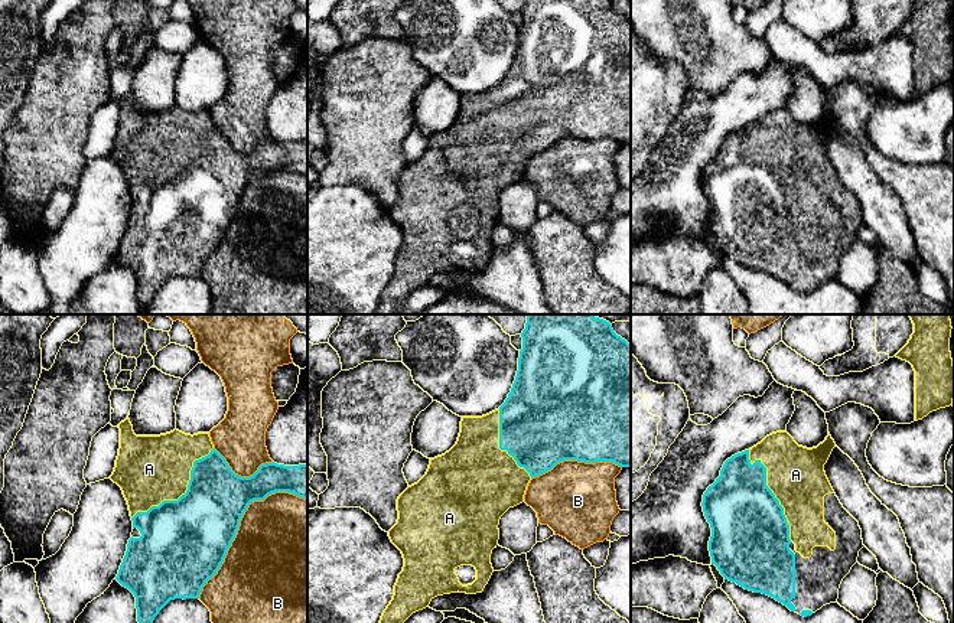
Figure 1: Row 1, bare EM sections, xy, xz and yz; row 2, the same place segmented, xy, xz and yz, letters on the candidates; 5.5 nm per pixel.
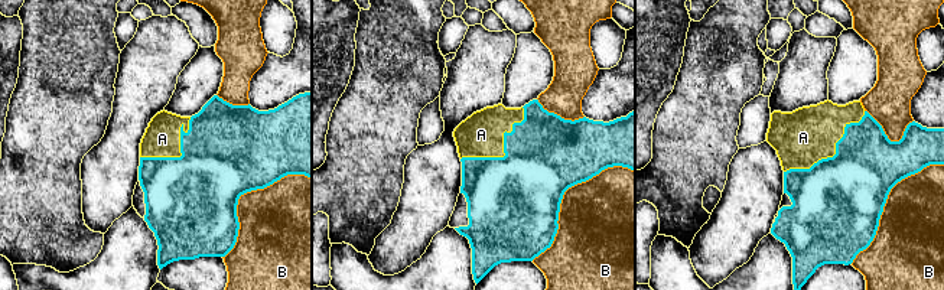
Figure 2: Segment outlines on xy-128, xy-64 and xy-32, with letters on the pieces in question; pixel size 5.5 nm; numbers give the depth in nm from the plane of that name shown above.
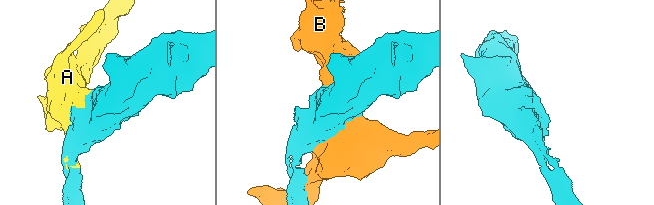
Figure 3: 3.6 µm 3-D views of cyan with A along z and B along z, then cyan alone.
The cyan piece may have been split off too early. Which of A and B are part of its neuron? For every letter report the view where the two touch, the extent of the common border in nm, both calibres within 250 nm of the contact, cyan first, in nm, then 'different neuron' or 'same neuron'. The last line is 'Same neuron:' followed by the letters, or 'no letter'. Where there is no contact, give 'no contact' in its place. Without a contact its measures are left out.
A: xy | 600 nm | 460/380 nm | same neuron
B: xy | 800 nm | 400/480 nm | different neuron
Same neuron: A

